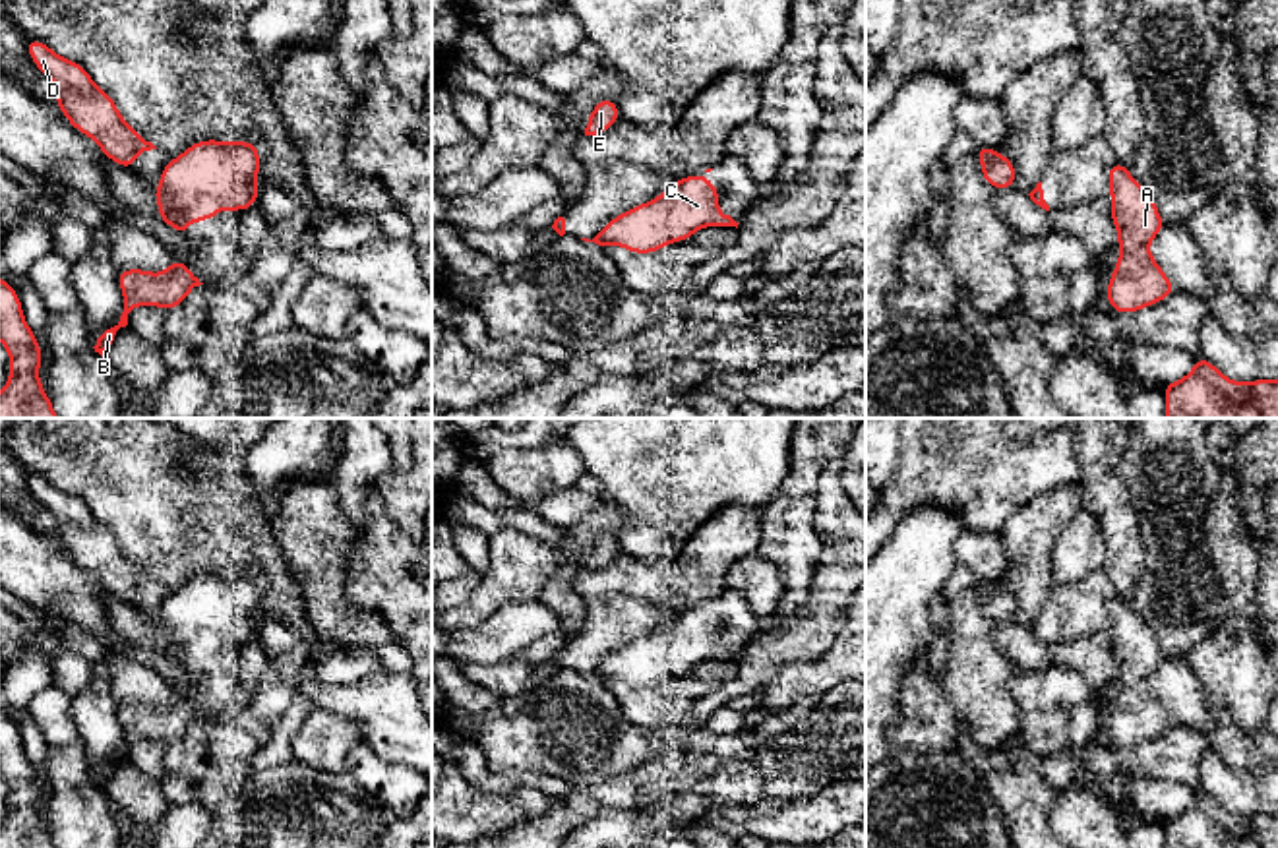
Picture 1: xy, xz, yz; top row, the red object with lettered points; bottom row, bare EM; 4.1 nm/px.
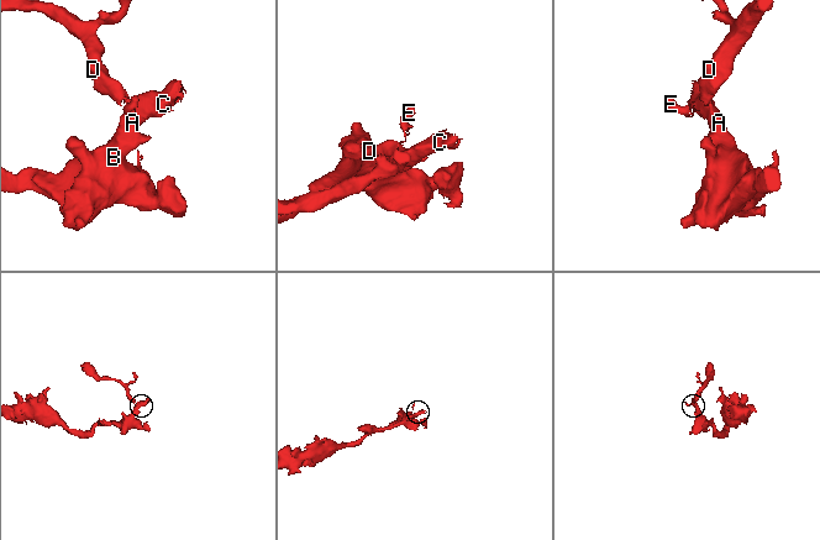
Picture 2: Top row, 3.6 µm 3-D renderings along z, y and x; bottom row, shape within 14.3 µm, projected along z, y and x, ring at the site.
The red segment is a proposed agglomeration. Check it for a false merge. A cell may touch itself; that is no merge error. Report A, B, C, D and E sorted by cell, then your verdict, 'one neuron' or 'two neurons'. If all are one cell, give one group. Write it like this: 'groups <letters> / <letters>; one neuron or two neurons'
groups A B C / D E; two neurons

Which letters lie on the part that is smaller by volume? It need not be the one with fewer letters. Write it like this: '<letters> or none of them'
D, E

